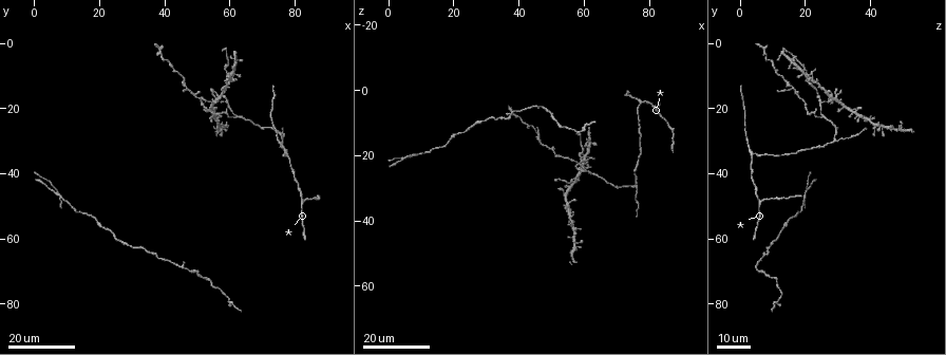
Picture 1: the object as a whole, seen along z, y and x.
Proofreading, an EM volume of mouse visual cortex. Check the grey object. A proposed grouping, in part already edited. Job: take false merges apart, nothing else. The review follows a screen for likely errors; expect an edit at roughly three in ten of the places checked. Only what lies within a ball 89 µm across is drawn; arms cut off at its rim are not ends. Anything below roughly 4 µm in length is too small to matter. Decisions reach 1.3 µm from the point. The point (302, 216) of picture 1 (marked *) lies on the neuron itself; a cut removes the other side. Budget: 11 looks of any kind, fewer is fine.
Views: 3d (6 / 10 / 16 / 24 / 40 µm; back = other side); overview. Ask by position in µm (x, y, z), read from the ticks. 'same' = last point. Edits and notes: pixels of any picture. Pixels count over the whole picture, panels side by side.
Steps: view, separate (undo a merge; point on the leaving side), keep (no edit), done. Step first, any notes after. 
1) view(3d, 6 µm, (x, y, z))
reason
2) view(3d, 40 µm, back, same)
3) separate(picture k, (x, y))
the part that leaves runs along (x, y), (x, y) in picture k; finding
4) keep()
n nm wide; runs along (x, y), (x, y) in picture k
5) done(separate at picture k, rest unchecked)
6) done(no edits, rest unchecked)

view(3d, 16 µm, (76.0, 29.0, 29.5))
a fork

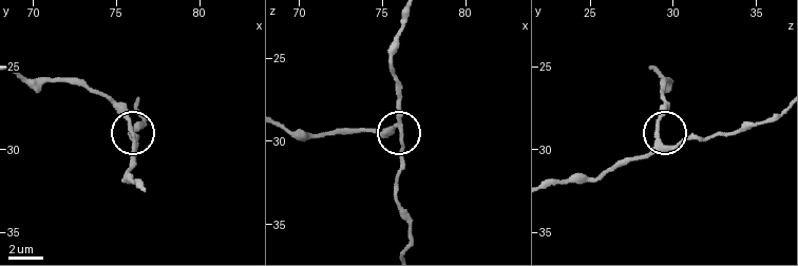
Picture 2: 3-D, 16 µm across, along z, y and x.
view(3d, 6 µm, (76.1, 29.8, 29.3))

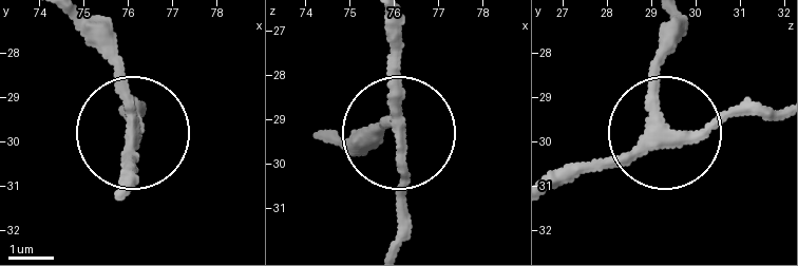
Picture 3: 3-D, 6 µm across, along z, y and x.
keep()
250 nm wide; runs along (384, 19), (406, 231) in picture 3; continuous, no second neuron

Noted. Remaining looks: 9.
view(3d, 24 µm, (77.5, 34.0, 4.5))
arms part here

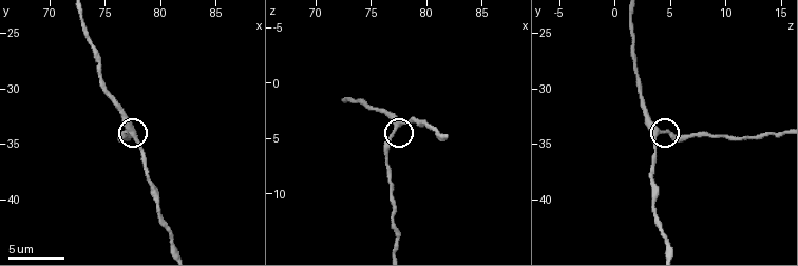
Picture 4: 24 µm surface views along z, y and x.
view(3d, 6 µm, (77.4, 33.8, 4.2))

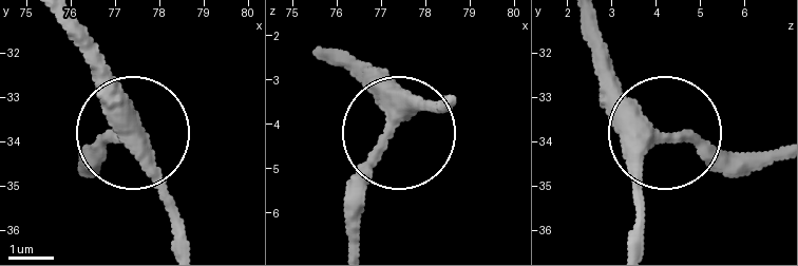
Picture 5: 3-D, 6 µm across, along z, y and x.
keep()
runs along (186, 240), (121, 93), (87, 51) in picture 5; one neuron here

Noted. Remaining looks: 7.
view(3d, 24 µm, (41.5, 5.0, 9.5))
thick turns thin

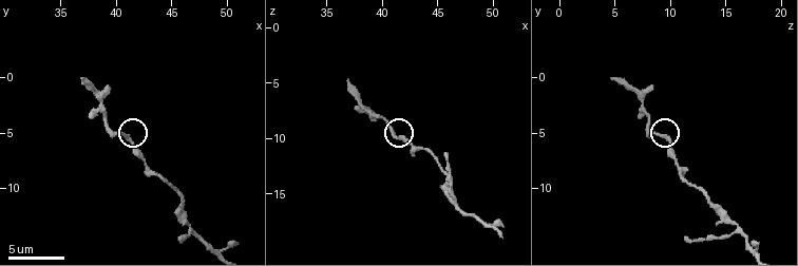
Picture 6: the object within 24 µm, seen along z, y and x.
view(3d, 10 µm, (41.0, 5.8, 10.0))

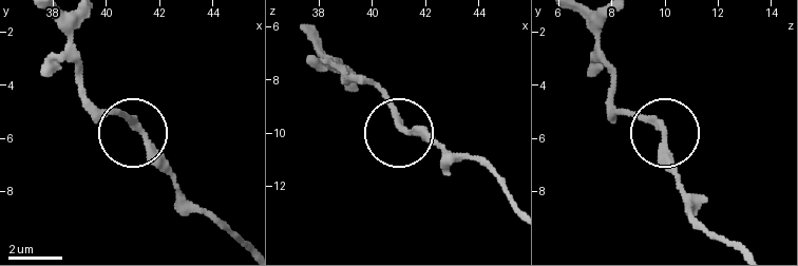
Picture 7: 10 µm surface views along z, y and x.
keep()
runs along (511, 196), (472, 158), (404, 131), (365, 76) in picture 7; continuous, no second neuron

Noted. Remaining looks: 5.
view(3d, 10 µm, (46.6, 13.8, 16.2))
three-way junction

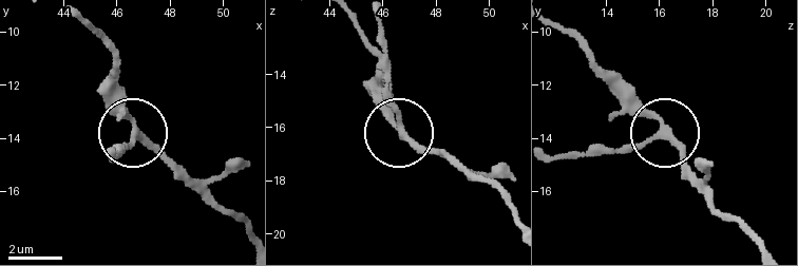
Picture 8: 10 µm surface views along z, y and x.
keep()
side arm 5 µm; runs along (514, 209), (487, 184), (405, 140), (384, 79), (384, 55) in picture 8; all the same neuron

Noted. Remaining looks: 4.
view(3d, 16 µm, (55.5, 17.5, 29.5))
looks like a crossing

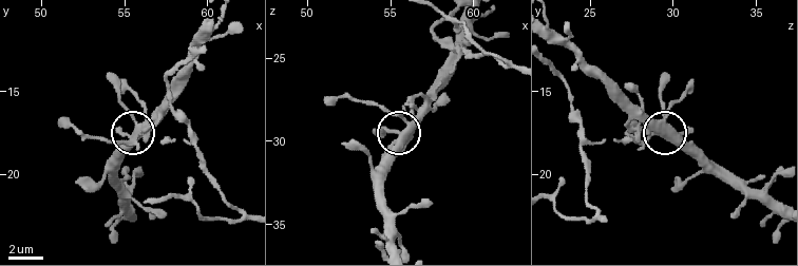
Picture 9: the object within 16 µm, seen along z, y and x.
view(3d, 10 µm, (56.1, 17.5, 29.2))

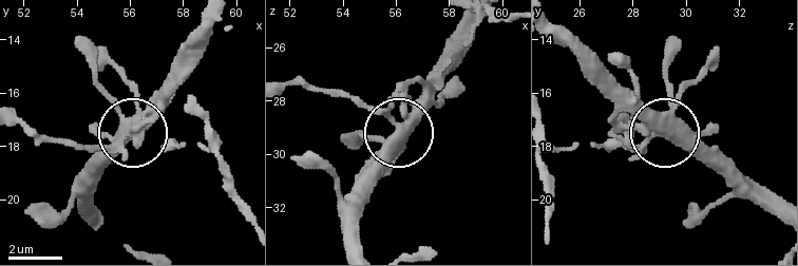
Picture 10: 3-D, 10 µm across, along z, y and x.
keep()
440 nm wide; continuous, no second neuron

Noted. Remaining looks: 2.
done(no edits, rest unchecked)

